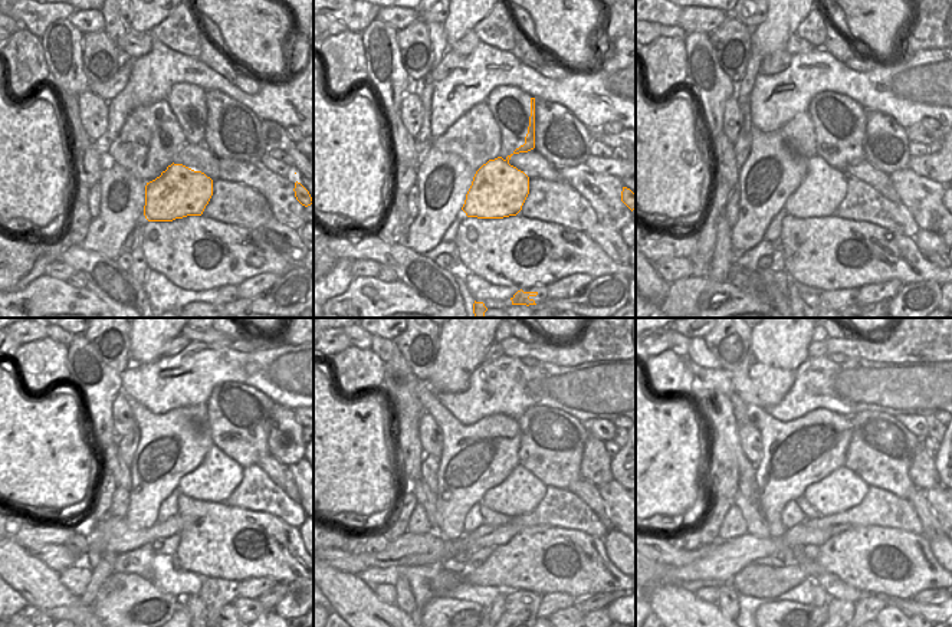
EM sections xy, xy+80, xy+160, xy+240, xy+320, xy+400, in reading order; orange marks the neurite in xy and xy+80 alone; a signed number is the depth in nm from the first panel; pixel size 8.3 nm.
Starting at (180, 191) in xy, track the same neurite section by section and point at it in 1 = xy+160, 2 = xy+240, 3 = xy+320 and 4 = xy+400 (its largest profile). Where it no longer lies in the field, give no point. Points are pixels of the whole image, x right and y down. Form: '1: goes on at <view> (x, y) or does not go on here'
1: goes on at xy+160 (824, 186)
2: goes on at xy+240 (213, 482)
3: goes on at xy+320 (521, 492)
4: goes on at xy+400 (841, 489)

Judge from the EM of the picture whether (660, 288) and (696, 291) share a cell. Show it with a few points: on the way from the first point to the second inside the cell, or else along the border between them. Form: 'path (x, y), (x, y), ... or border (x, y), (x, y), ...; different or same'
border (670, 284), (666, 296), (660, 302); different

